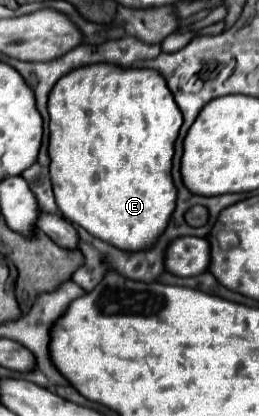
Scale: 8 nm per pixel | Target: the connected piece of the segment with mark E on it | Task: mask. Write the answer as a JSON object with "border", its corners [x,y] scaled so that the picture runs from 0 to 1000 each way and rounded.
{"border":[[[375,151],[367,161],[313,161],[305,171],[274,171],[274,180],[251,180],[212,200],[212,219],[189,228],[189,373],[197,373],[197,440],[212,459],[212,483],[251,526],[274,536],[336,550],[351,565],[382,570],[390,579],[429,584],[436,594],[467,603],[552,603],[575,599],[606,575],[629,565],[629,555],[653,541],[653,526],[676,507],[683,483],[683,454],[660,430],[660,382],[668,382],[668,349],[691,325],[691,310],[707,300],[699,267],[683,248],[668,243],[660,219],[645,219],[645,200],[629,200],[629,185],[606,171],[583,166],[475,166],[475,161],[413,161],[413,151]]]}

